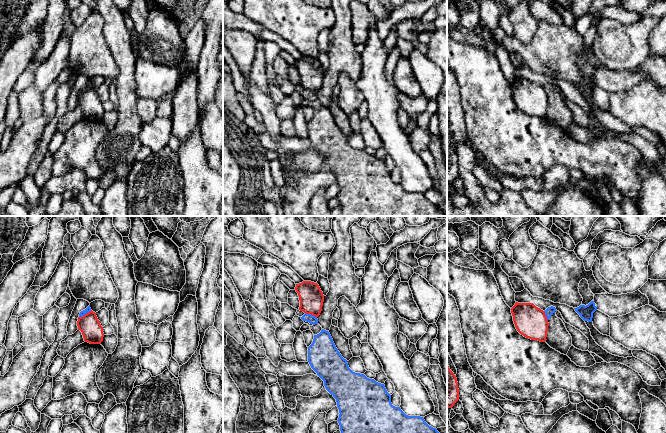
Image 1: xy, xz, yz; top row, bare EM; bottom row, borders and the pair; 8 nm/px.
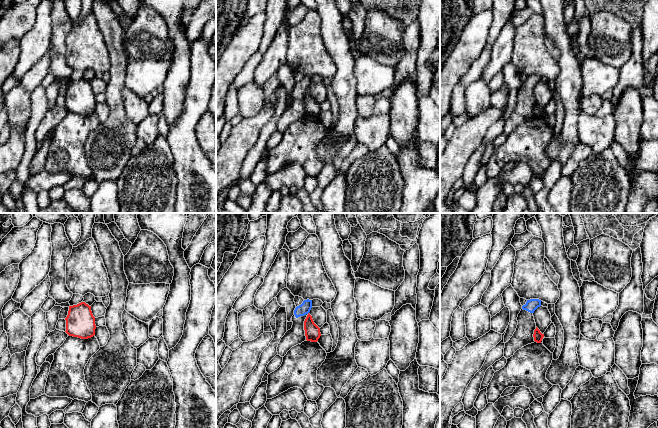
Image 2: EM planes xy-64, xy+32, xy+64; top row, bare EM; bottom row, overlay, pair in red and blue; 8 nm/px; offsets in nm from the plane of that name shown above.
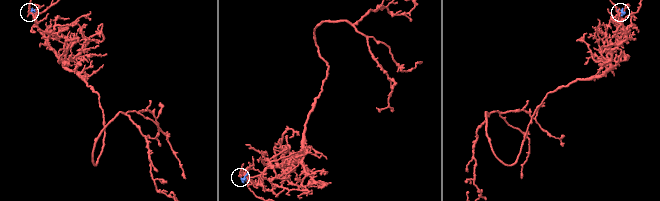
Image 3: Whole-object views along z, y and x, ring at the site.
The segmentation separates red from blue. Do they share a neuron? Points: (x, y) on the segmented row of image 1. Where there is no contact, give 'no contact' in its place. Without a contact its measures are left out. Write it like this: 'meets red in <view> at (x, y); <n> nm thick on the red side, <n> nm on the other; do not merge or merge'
meets red in xy at (85, 314); 170 nm thick on the red side, 50 nm on the other; do not merge

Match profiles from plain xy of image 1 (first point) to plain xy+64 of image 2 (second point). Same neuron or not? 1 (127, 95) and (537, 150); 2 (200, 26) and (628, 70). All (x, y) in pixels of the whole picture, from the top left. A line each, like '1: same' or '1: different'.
1: different
2: same

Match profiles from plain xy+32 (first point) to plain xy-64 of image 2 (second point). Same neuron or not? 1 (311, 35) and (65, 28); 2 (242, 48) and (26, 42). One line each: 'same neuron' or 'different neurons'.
1: different neurons
2: different neurons

